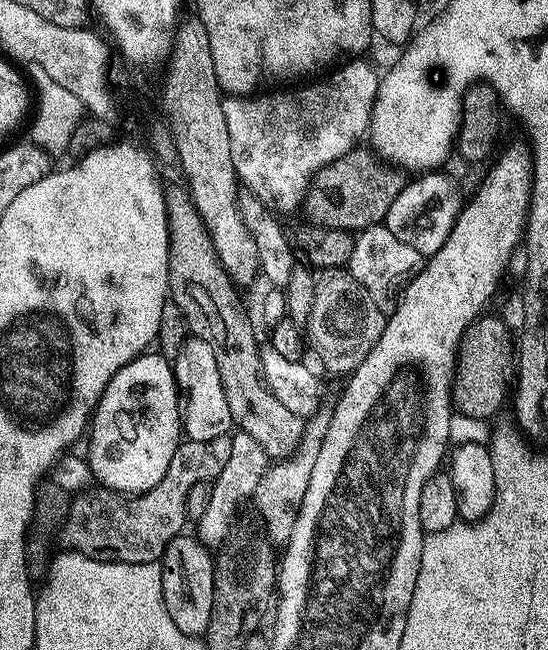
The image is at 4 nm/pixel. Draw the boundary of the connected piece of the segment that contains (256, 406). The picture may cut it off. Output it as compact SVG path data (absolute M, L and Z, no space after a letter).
M183 183L176 184L173 188L168 186L164 188L164 201L168 219L168 295L182 310L189 333L202 338L202 342L206 342L206 346L210 346L214 353L214 362L218 366L218 375L222 378L222 390L226 390L226 402L230 405L233 425L239 431L250 434L250 438L254 438L254 442L258 442L258 446L266 450L268 457L283 458L289 455L300 441L305 421L290 414L290 410L286 410L286 406L282 406L282 402L278 402L278 398L274 398L272 391L264 385L264 377L260 375L261 345L256 344L256 332L244 313L244 304L236 293L239 292L237 285L233 284L218 258L212 236L198 214L192 193Z

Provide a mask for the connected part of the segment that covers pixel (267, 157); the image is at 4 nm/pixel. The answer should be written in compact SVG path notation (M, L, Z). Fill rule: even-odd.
M364 58L349 59L335 69L337 72L329 80L320 80L309 88L296 88L293 92L272 90L269 96L228 96L224 100L226 130L230 130L230 158L234 158L236 177L276 214L292 212L295 208L297 211L312 177L321 168L357 147L363 136L365 139L369 135L380 76L366 61Z

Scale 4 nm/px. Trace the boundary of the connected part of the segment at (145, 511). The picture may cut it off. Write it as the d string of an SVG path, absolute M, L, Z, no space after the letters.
M231 435L210 438L206 442L185 439L174 450L174 458L170 458L170 466L162 482L139 494L127 496L125 493L114 492L103 486L75 493L68 505L68 516L58 529L58 540L64 543L63 547L67 551L80 552L84 556L105 560L111 564L154 564L163 561L168 543L185 531L184 519L188 516L188 495L195 490L196 484L202 483L203 480L211 482L218 478L218 474L222 474L226 462L230 462L231 445Z

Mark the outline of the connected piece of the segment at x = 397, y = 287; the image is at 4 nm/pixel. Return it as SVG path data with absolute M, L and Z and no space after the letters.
M373 226L365 228L356 236L356 245L350 254L346 268L347 271L365 288L380 307L381 312L391 314L395 312L396 305L400 303L402 293L417 274L424 269L426 257L414 246L406 246L402 238L390 234L386 226Z

